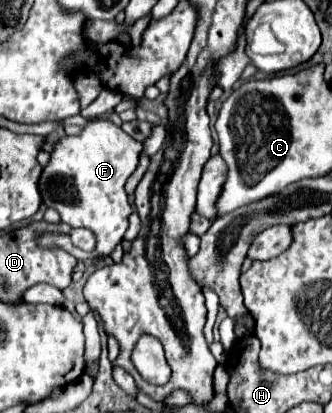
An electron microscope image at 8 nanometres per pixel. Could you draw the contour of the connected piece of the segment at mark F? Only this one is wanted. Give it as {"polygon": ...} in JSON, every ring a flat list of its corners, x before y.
{"polygon":[[91,121,81,135,61,137,51,153,49,165,41,173,41,197,47,207,59,211,63,223,71,227,91,229,97,235,97,247,91,253,81,251,71,243,69,235,47,235,41,239,41,245,57,245,77,259,109,257,113,249,123,241,123,235,129,227,129,215,133,213,133,209,127,201,125,181,137,169,141,151,143,143,127,135,111,121]]}

